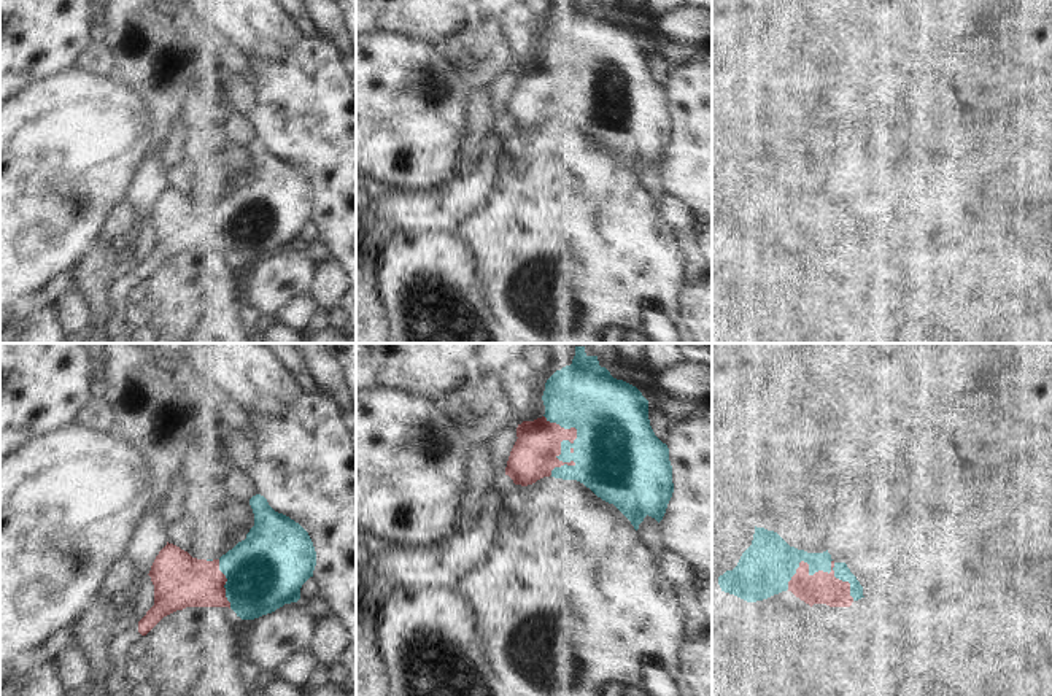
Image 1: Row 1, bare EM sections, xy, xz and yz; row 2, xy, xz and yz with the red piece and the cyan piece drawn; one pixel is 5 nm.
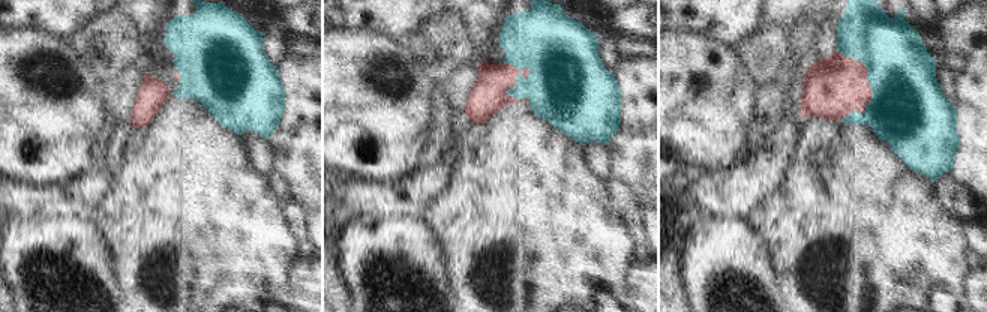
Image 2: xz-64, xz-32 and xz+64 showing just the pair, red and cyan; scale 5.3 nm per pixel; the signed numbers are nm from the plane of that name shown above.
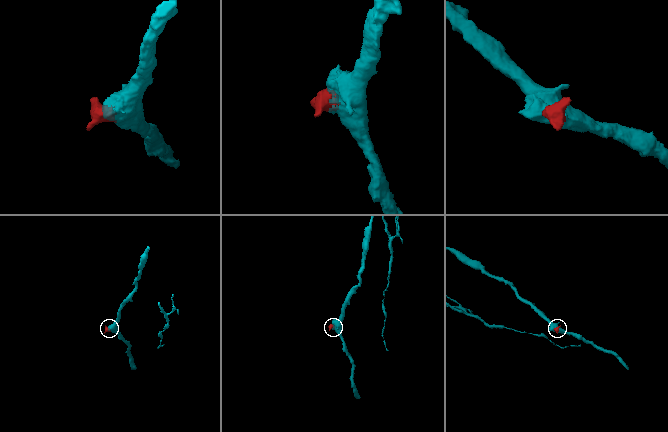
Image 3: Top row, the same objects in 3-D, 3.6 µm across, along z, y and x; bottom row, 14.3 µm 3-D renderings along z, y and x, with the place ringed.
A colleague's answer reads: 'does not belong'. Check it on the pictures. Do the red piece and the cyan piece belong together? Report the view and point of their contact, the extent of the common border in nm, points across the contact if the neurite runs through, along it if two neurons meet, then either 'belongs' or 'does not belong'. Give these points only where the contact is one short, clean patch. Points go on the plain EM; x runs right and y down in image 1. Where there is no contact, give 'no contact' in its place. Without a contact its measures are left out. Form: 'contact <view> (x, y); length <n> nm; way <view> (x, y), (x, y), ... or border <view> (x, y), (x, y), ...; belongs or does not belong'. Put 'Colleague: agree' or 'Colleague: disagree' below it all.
contact xz (571, 86); length 300 nm; way xz (533, 100), (547, 89), (571, 86), (617, 99); belongs
Colleague: disagree

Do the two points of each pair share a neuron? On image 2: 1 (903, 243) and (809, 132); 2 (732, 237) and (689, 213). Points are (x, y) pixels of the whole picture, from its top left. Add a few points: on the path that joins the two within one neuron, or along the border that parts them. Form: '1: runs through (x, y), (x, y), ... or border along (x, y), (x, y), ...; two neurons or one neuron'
1: runs through (876, 216), (843, 183), (825, 159); one neuron
2: border along (702, 215), (687, 230), (681, 249); two neurons

